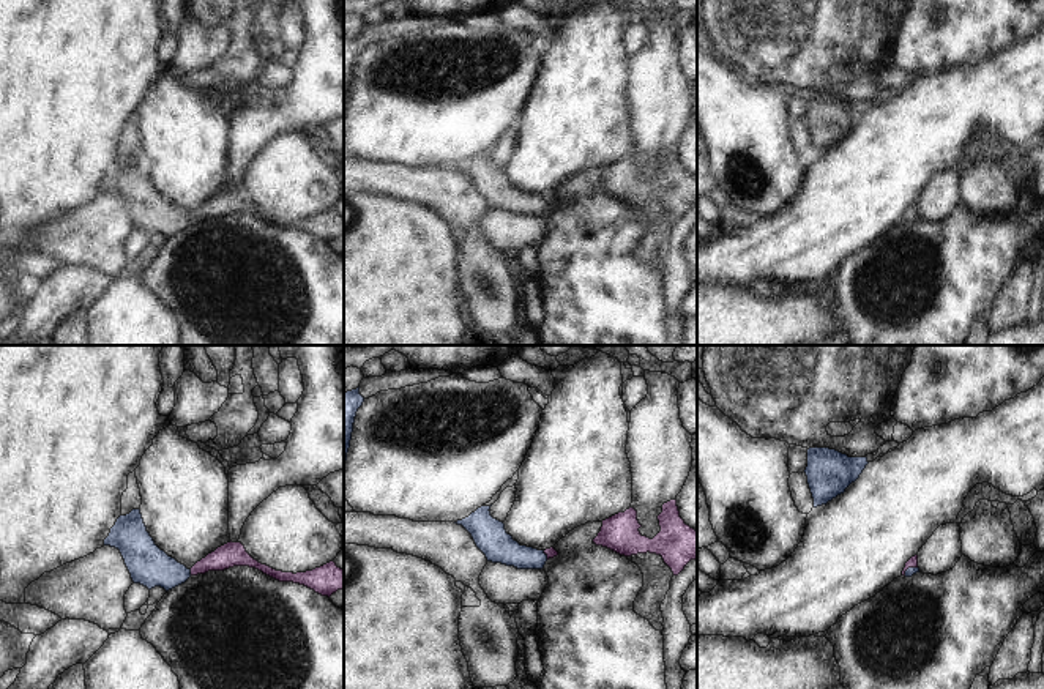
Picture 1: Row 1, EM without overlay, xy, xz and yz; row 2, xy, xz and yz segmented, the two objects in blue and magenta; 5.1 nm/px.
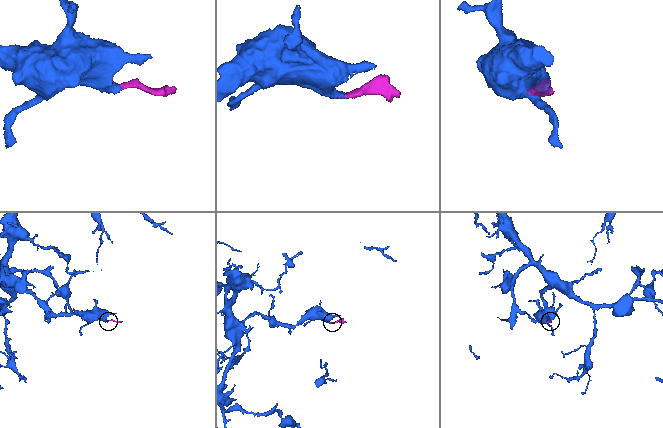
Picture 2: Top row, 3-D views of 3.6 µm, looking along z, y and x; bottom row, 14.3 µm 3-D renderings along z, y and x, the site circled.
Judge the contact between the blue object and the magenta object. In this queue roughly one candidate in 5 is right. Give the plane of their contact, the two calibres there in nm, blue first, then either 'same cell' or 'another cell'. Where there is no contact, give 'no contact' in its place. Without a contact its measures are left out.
xy | 200/130 nm | same cell

